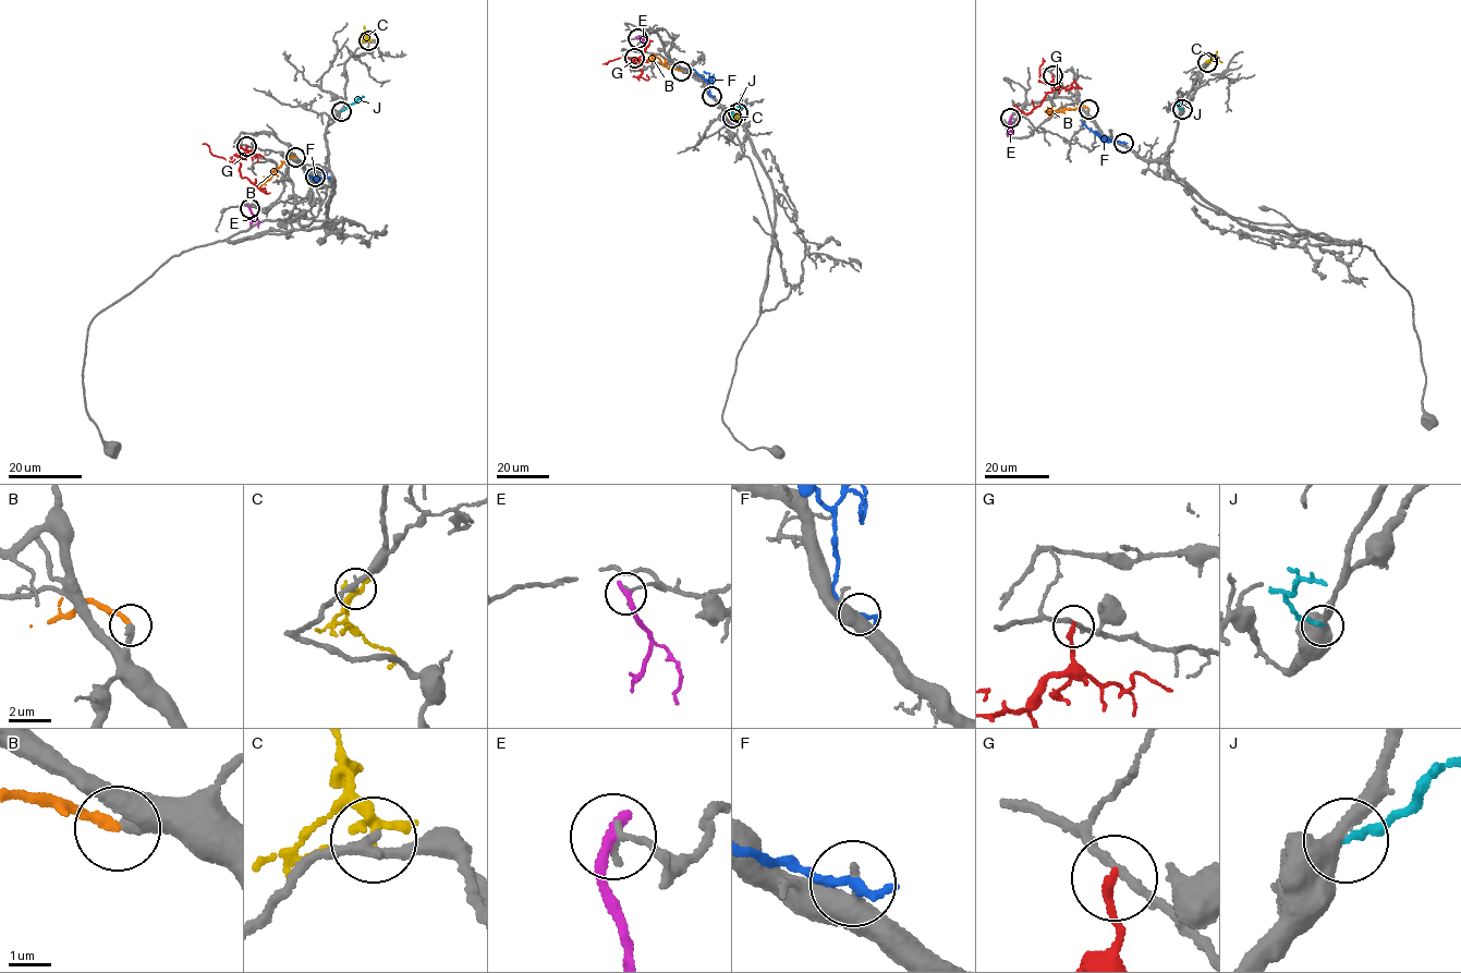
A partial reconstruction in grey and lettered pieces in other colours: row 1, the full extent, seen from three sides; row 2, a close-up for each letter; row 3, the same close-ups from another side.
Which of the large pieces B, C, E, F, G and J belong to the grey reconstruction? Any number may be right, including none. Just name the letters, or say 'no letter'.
B

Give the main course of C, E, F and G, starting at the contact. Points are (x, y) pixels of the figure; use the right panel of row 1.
C: (1207, 62), (1212, 59), (1222, 62)
E: (1010, 118), (1008, 136)
F: (1123, 143), (1103, 140), (1082, 122)
G: (1052, 75), (1051, 92), (1030, 113), (1012, 104)

